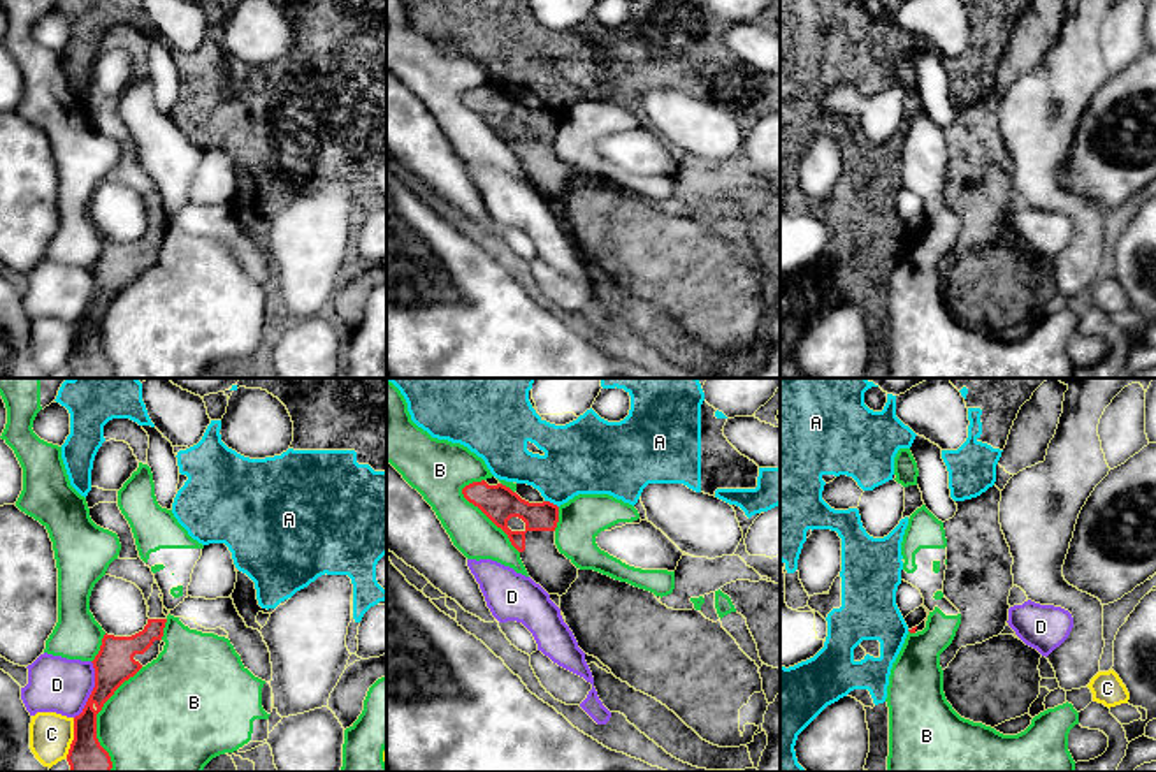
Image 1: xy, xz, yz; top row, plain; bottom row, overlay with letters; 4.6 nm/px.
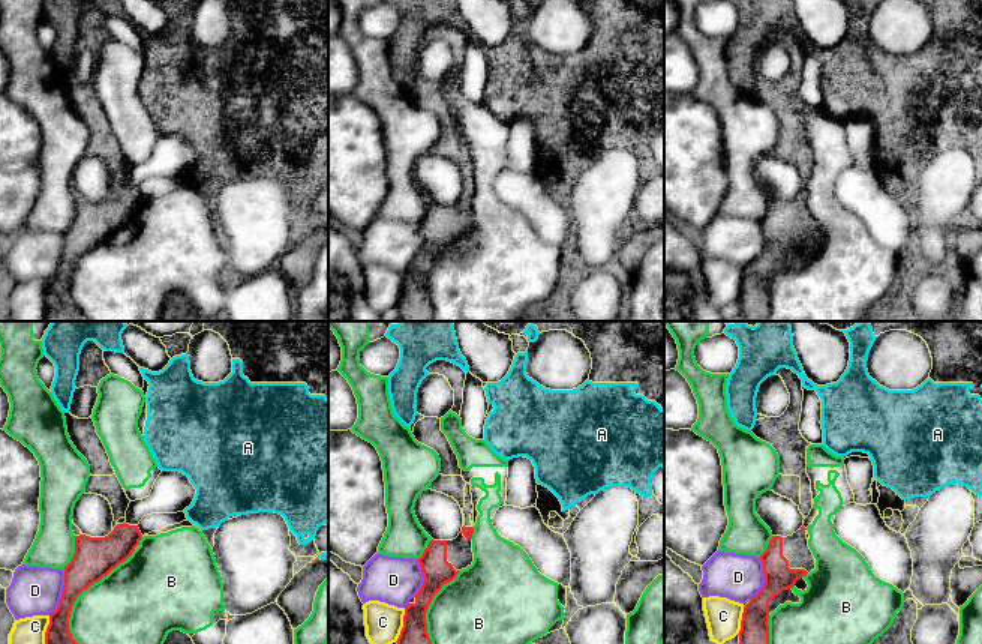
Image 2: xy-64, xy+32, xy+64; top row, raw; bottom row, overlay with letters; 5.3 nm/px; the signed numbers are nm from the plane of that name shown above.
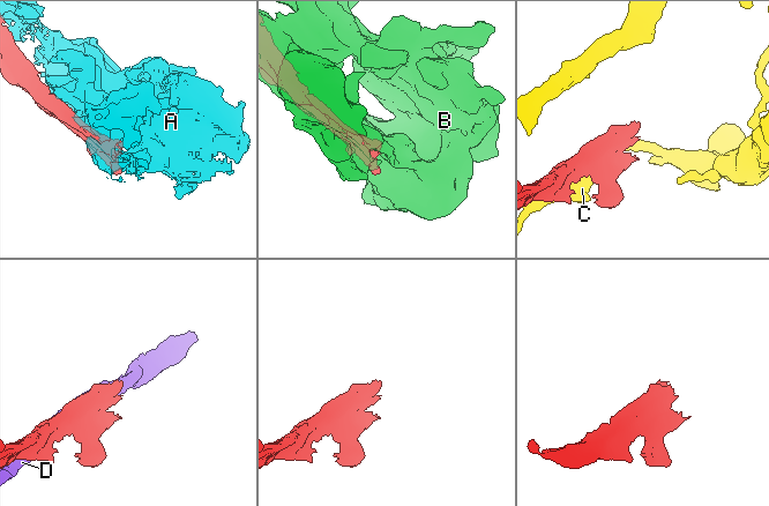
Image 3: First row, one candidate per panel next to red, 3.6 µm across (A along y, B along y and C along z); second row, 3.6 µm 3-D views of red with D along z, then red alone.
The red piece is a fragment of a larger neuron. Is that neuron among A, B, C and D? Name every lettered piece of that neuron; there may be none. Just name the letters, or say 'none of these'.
none of these

